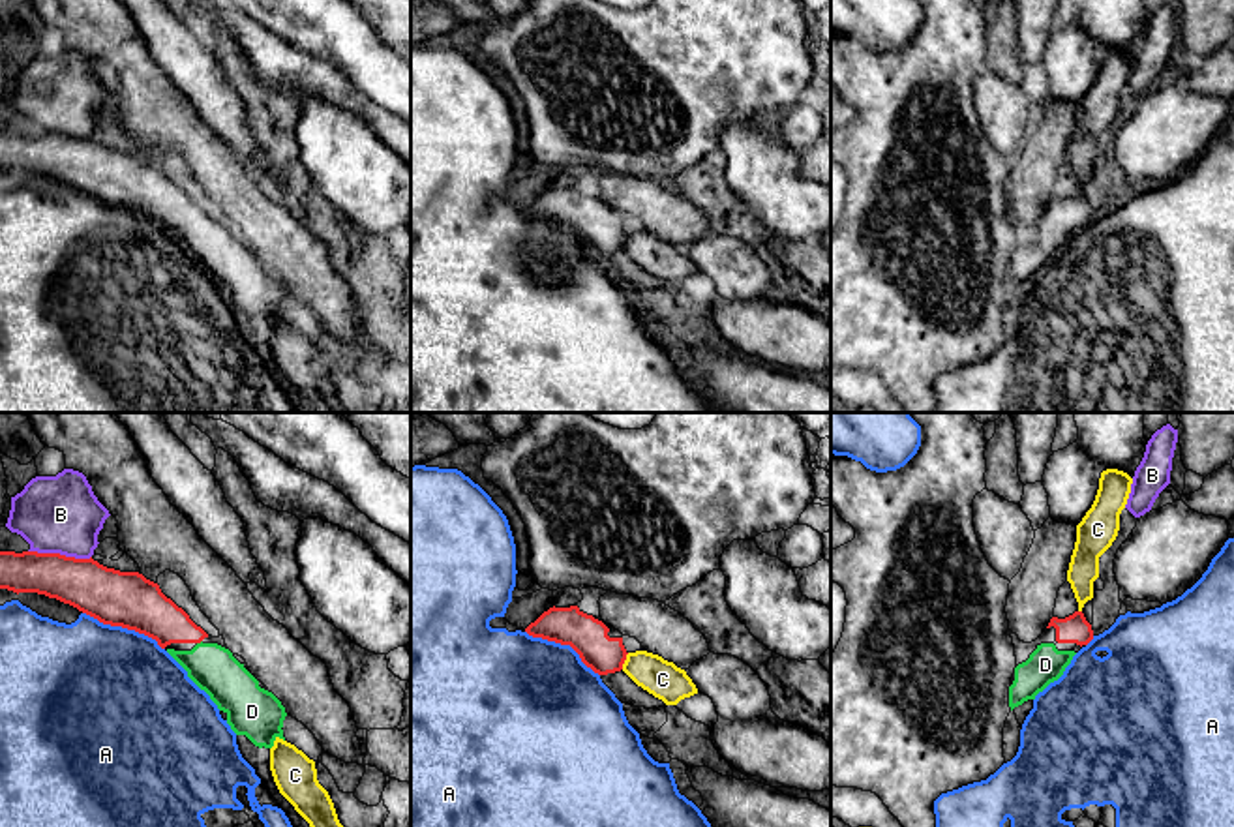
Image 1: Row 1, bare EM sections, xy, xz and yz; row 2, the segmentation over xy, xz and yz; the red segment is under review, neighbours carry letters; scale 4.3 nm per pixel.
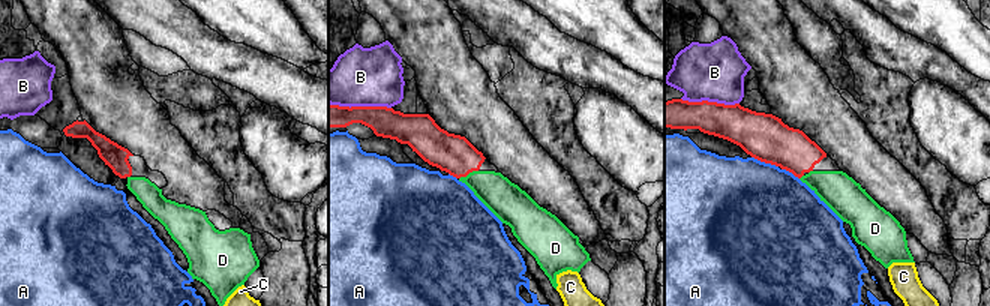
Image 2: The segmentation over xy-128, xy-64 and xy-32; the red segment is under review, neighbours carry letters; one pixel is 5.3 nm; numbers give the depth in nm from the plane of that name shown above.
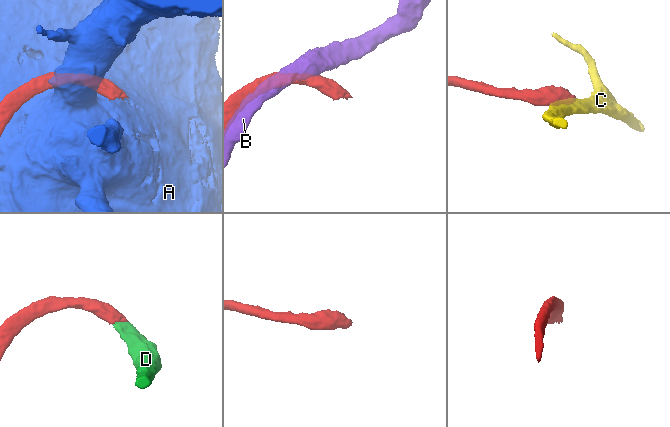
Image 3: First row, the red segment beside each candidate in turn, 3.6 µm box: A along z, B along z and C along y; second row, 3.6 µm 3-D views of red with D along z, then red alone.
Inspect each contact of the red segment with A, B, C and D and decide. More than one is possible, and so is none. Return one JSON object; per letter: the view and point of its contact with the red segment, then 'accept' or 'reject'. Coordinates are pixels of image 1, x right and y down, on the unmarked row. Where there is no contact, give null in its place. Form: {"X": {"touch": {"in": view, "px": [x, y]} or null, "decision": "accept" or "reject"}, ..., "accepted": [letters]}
{"A": {"touch": {"in": "xy", "px": [124, 207]}, "decision": "reject"}, "B": {"touch": {"in": "xy", "px": [59, 134]}, "decision": "reject"}, "C": {"touch": {"in": "xz", "px": [625, 239]}, "decision": "reject"}, "D": {"touch": {"in": "xy", "px": [199, 222]}, "decision": "accept"}, "accepted": ["D"]}

